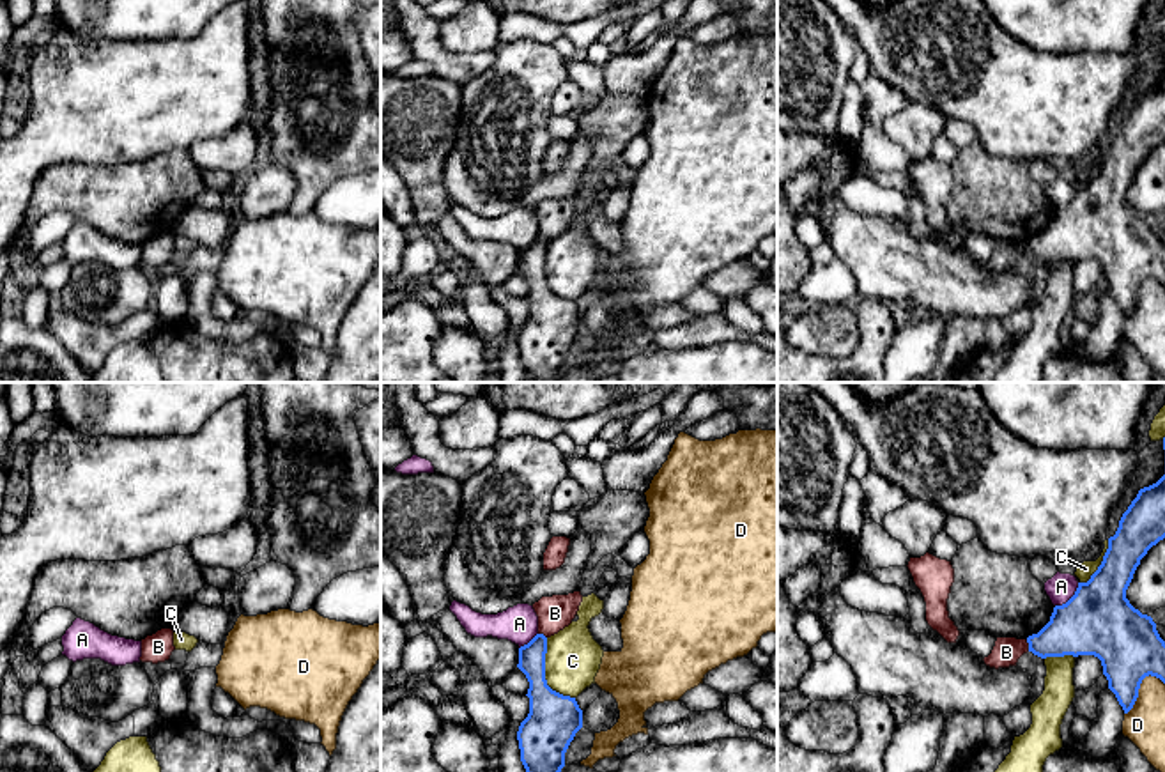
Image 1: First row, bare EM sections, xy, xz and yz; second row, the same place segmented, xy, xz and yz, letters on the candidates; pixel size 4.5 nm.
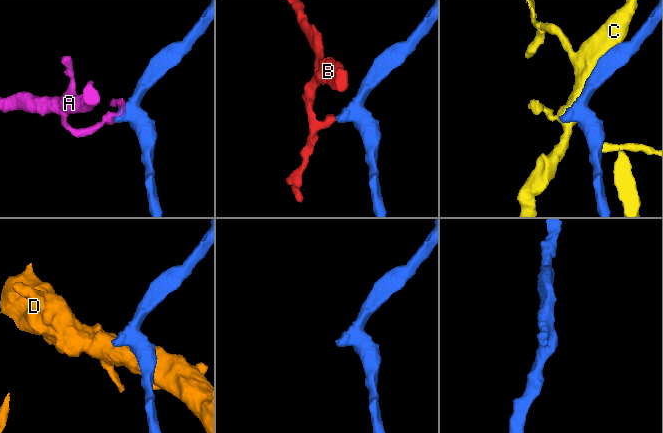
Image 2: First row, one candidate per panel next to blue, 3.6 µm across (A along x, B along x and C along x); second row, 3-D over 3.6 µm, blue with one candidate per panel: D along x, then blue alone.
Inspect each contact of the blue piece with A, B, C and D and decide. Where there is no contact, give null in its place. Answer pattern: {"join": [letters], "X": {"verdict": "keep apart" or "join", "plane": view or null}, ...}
{"join": [], "A": {"verdict": "keep apart", "plane": "yz"}, "B": {"verdict": "keep apart", "plane": "yz"}, "C": {"verdict": "keep apart", "plane": "xz"}, "D": {"verdict": "keep apart", "plane": "yz"}}

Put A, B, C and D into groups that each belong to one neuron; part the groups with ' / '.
A / B / C / D

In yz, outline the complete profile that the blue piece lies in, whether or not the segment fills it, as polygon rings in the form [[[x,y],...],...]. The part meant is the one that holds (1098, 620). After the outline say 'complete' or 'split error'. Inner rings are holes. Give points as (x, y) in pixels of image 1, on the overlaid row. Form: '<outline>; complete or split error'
[[[1165,475],[1153,485],[1138,490],[1119,521],[1101,565],[1087,583],[1078,583],[1075,595],[1062,606],[1055,606],[1050,621],[1027,637],[1029,652],[1034,655],[1094,655],[1101,660],[1108,689],[1115,694],[1124,714],[1128,714],[1146,676],[1156,676],[1165,683],[1165,641],[1156,630],[1151,616],[1142,614],[1126,598],[1126,590],[1133,579],[1140,560],[1147,551],[1165,538]]]; complete

